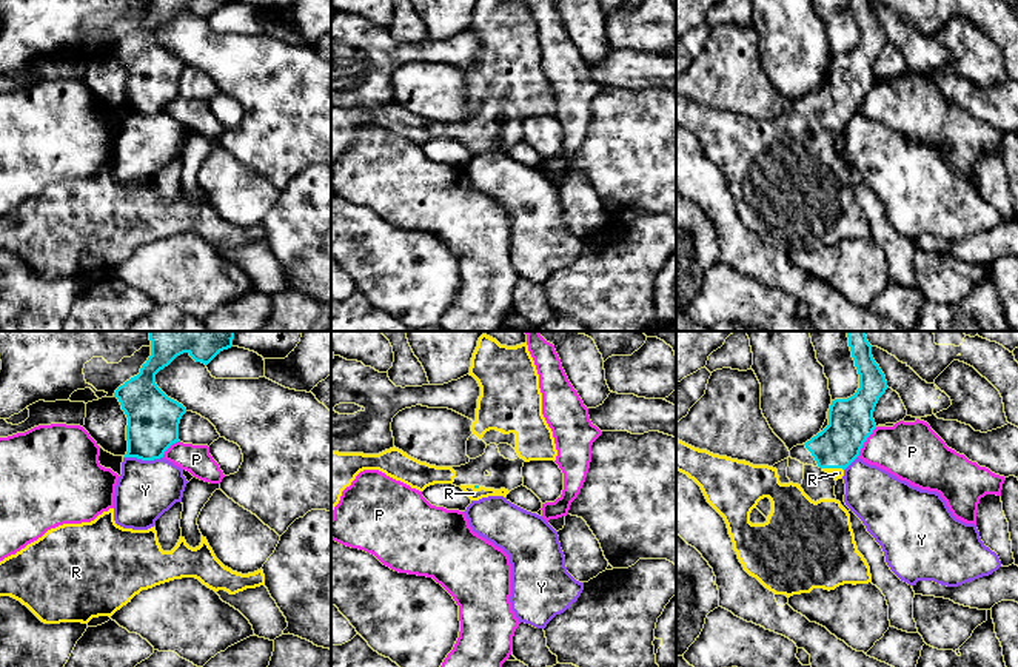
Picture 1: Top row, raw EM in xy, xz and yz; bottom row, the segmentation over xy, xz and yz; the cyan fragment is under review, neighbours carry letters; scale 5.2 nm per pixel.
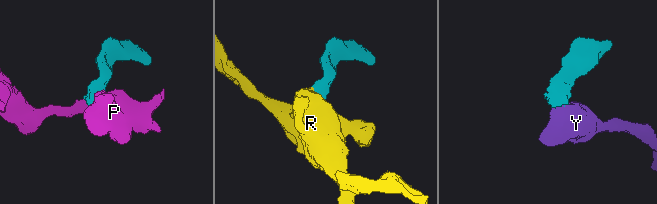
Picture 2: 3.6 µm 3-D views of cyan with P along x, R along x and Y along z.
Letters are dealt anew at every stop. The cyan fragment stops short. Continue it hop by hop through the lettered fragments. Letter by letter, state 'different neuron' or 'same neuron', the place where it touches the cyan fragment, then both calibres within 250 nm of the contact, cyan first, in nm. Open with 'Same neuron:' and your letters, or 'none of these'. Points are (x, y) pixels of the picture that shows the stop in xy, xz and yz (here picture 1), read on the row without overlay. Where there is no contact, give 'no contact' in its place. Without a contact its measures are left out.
Same neuron: R
P: different neuron; contact yz (864, 96); calibres 240 and 300 nm
R: same neuron; contact yz (833, 122); calibres 240 and 60 nm
Y: different neuron; contact xy (143, 114); calibres 280 and 300 nm

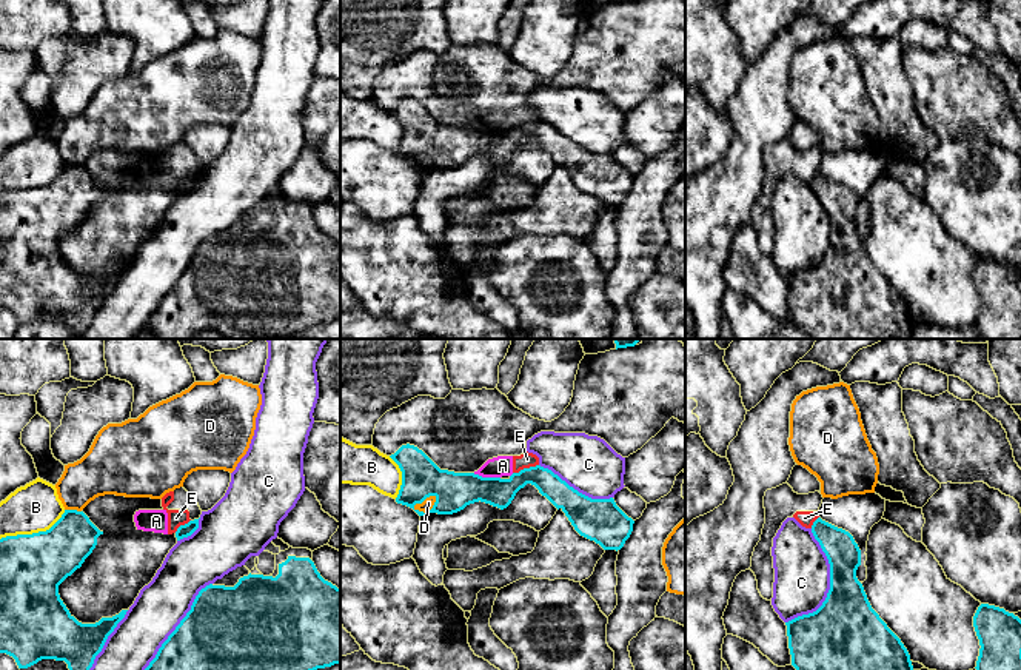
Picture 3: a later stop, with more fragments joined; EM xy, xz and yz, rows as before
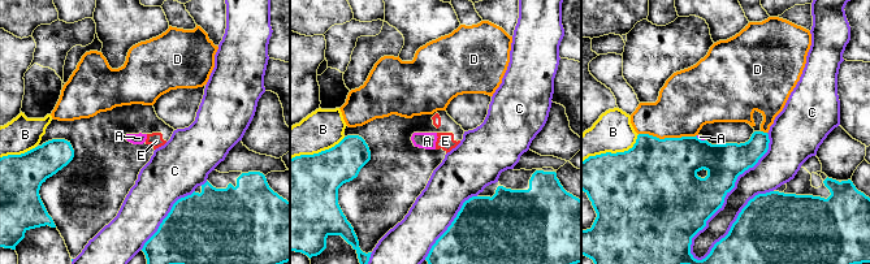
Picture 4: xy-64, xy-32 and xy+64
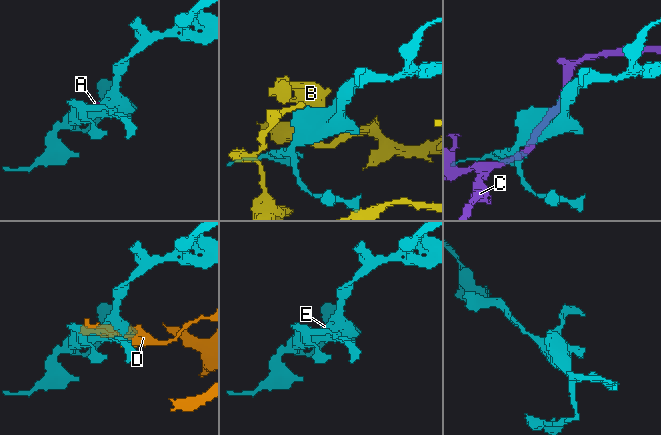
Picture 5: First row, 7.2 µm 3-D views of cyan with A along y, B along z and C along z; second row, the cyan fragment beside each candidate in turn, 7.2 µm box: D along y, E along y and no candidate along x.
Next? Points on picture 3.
Same neuron: none of these
A: different neuron; contact xz (487, 133); calibres 200 and 110 nm
B: different neuron; contact xy (33, 188); calibres 340 and 260 nm
C: different neuron; contact yz (830, 239); calibres 360 and 280 nm
D: different neuron; contact xz (424, 154); calibres 200 and 60 nm
E: different neuron; contact xz (525, 123); calibres 150 and 80 nm

